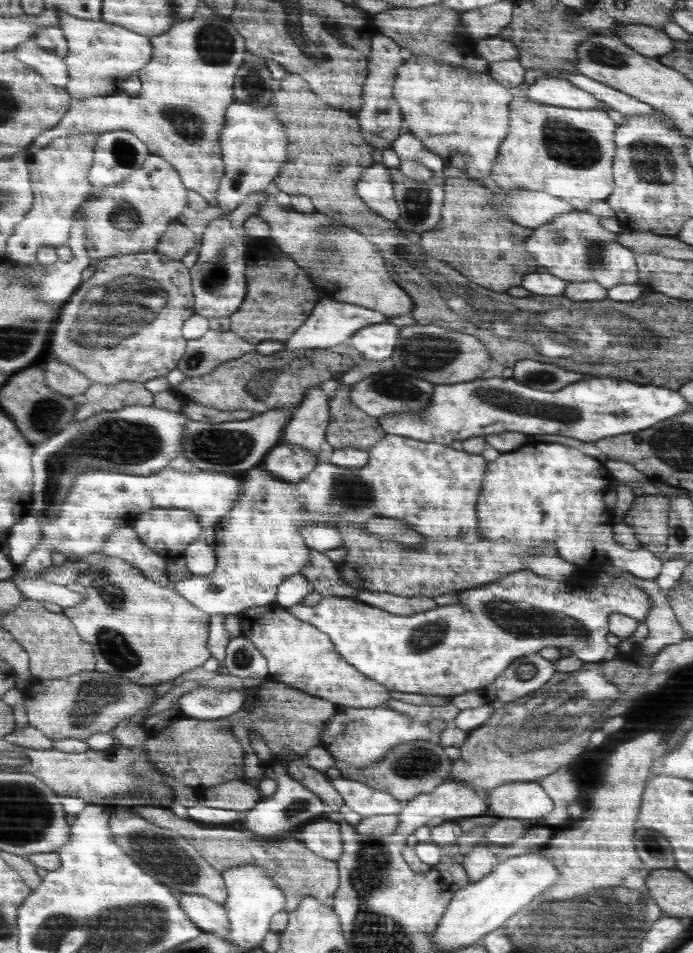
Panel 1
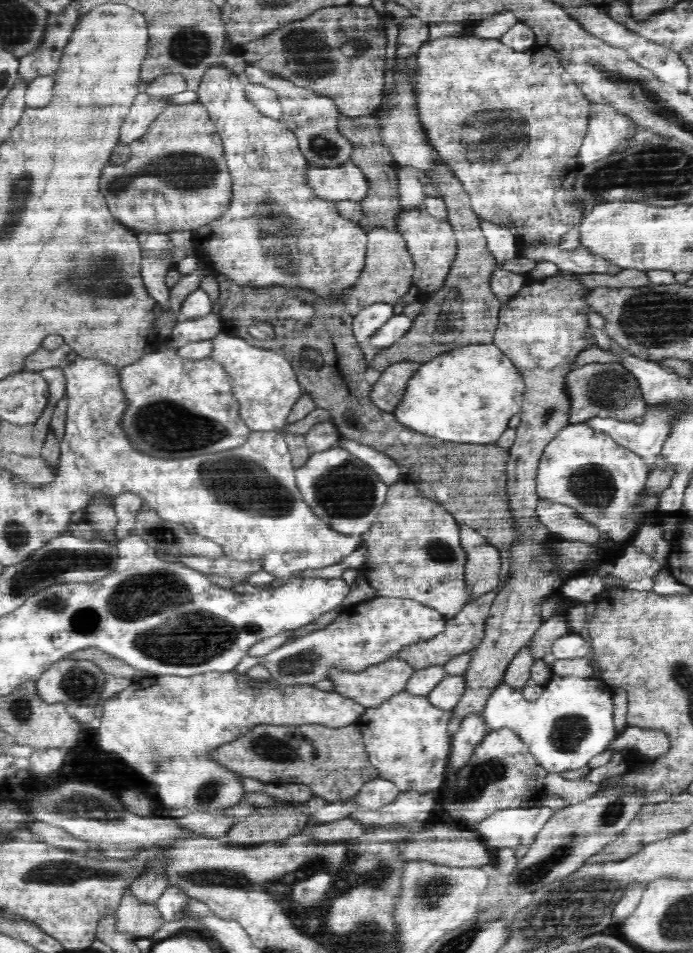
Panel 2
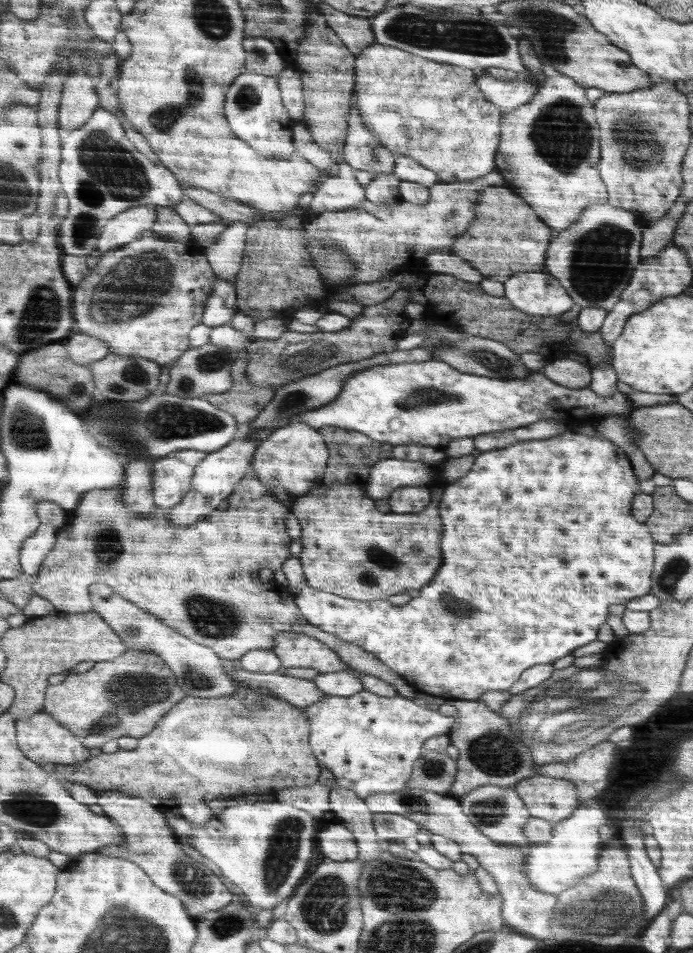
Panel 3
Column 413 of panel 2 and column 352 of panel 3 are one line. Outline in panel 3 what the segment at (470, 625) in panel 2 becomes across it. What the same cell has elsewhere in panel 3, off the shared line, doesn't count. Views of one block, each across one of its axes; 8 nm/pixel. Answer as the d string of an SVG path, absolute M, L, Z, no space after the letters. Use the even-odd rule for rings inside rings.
M251 464L244 478L236 483L236 492L229 497L229 507L225 510L215 510L214 514L208 516L206 524L198 523L196 528L176 530L166 520L166 516L170 515L166 512L170 512L170 509L160 506L156 506L158 512L152 514L150 520L140 520L138 516L128 512L126 504L122 504L122 495L126 487L128 484L124 476L122 484L114 490L94 490L84 495L84 504L80 506L80 512L76 516L74 530L70 534L68 532L59 534L56 548L44 561L42 572L38 576L39 580L33 587L38 595L51 600L58 612L92 611L90 586L98 582L106 583L112 586L117 594L122 595L136 607L142 608L142 611L158 616L176 632L214 648L224 659L237 663L248 651L270 649L276 643L276 633L280 631L304 633L320 639L322 643L334 649L340 655L340 659L346 661L356 671L380 677L380 680L385 680L394 686L398 695L419 703L416 690L400 674L396 674L392 668L388 668L387 664L380 662L371 652L366 652L355 644L350 644L330 632L324 632L308 624L308 620L303 618L303 613L296 605L296 595L292 594L292 591L276 583L276 580L264 582L260 579L260 572L264 572L264 568L280 570L284 562L292 556L289 548L293 539L287 532L288 511L292 508L268 493L266 485L256 477Z

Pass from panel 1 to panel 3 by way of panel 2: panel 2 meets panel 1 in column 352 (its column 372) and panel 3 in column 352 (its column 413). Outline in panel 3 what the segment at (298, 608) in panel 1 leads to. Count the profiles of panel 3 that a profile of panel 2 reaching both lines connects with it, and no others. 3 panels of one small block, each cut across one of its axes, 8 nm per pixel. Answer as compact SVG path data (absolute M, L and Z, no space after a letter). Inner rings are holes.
M571 428L570 432L558 434L548 440L524 440L510 444L506 448L481 453L475 459L472 470L466 474L466 478L454 482L452 488L446 488L443 492L439 509L444 524L443 564L439 572L436 572L435 578L420 588L420 595L411 599L411 602L405 606L393 605L383 600L356 602L320 589L312 589L306 583L302 561L294 556L290 556L280 570L285 574L288 586L300 590L296 595L296 605L303 613L303 618L308 620L308 624L324 632L330 632L350 644L355 644L366 652L371 652L380 662L384 662L388 668L400 674L418 692L436 697L443 696L448 701L478 700L486 690L508 690L526 668L535 664L553 663L571 654L576 648L594 642L600 625L606 622L610 604L626 605L629 600L652 592L651 576L654 574L656 542L652 538L651 528L648 528L645 523L636 522L630 514L630 504L634 494L638 492L638 484L636 484L636 475L631 464L626 458L628 455L624 448L620 448L618 444L612 444L612 440L606 440L604 436L600 436L600 432L596 431L596 434L590 437L578 433L576 428ZM566 436L570 438L576 436L578 440L572 440L574 444L572 442L568 444Z

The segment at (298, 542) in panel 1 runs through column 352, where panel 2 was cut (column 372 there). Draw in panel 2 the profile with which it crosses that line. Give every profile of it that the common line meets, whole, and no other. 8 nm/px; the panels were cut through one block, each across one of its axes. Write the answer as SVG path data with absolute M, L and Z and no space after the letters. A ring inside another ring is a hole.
M340 445L311 454L305 466L295 468L295 483L318 518L336 532L360 536L366 535L378 518L389 488L368 464Z

